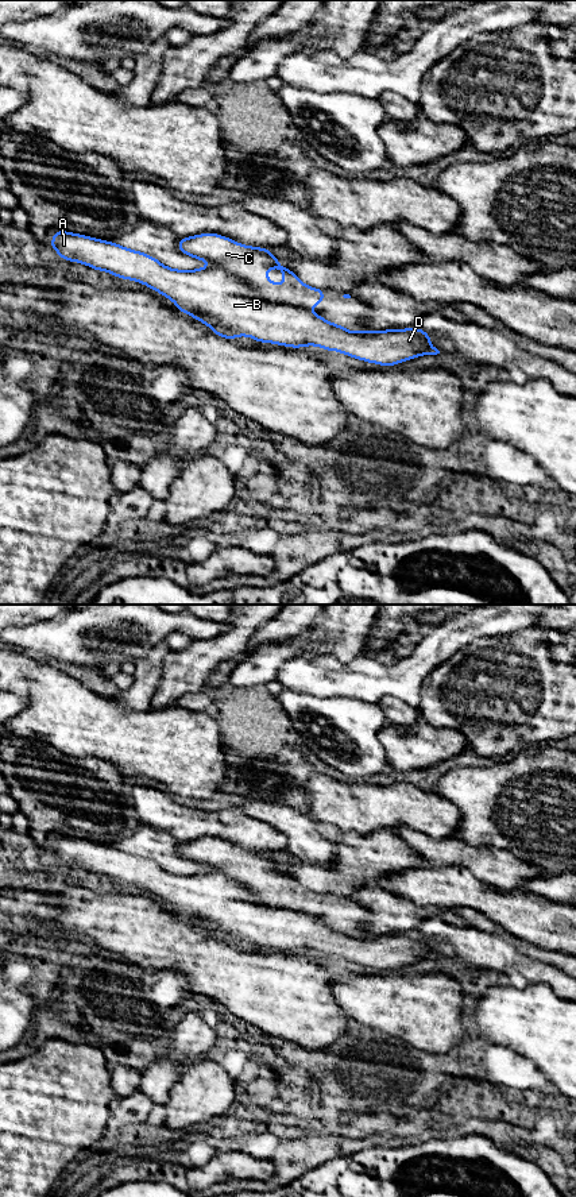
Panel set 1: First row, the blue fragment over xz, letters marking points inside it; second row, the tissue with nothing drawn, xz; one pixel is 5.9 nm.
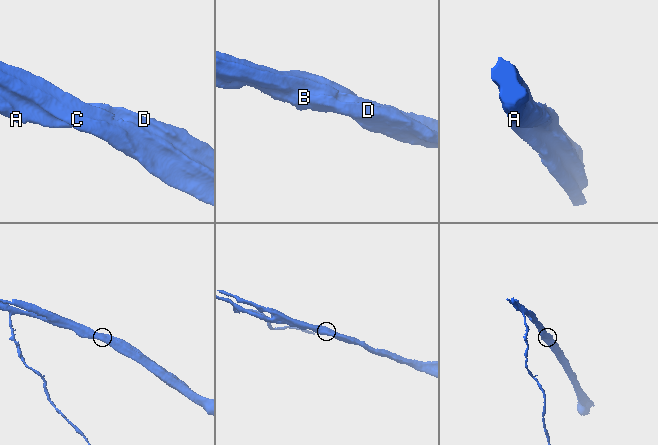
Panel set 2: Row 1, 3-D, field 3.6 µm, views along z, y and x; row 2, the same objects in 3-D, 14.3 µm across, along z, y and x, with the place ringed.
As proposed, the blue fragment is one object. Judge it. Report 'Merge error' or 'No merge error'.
Merge error

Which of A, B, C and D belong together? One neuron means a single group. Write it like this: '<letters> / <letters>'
A B D / C

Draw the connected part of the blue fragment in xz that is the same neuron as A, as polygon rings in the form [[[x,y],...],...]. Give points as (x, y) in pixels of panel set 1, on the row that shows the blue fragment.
[[[58,228],[47,244],[63,260],[78,262],[97,271],[108,271],[113,277],[140,282],[154,289],[171,300],[177,305],[178,312],[186,312],[194,320],[206,324],[214,335],[228,340],[235,340],[237,336],[248,336],[259,343],[274,343],[275,345],[291,348],[317,345],[357,360],[388,367],[421,355],[440,354],[432,345],[430,335],[418,327],[386,331],[371,329],[367,333],[347,331],[343,325],[333,324],[308,309],[290,306],[259,296],[241,281],[216,266],[196,270],[170,269],[144,252]]]

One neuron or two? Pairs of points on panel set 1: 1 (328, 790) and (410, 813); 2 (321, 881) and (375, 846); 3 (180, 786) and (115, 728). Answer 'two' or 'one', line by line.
1: one
2: one
3: one

